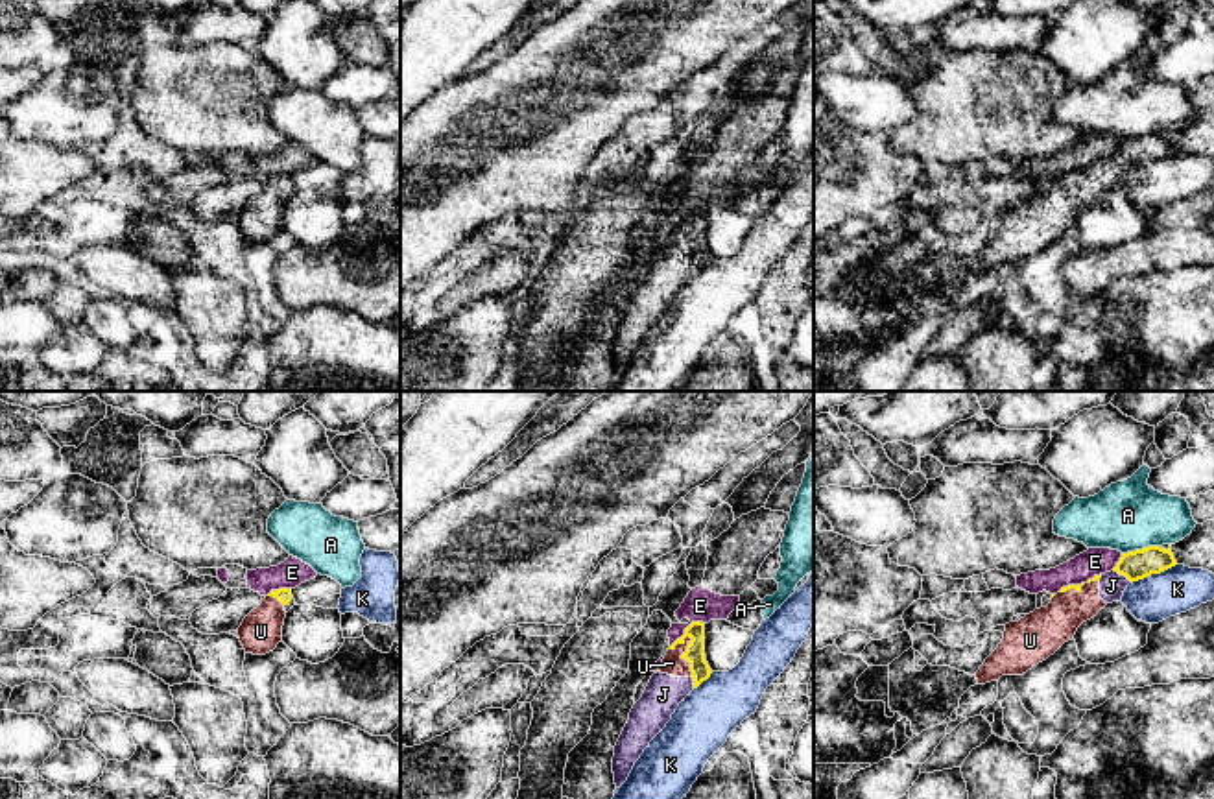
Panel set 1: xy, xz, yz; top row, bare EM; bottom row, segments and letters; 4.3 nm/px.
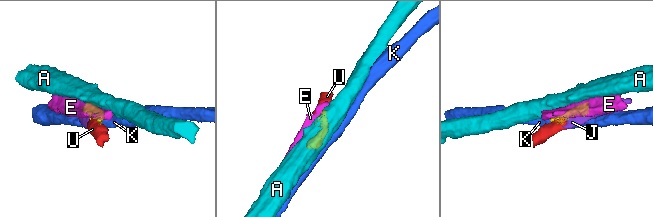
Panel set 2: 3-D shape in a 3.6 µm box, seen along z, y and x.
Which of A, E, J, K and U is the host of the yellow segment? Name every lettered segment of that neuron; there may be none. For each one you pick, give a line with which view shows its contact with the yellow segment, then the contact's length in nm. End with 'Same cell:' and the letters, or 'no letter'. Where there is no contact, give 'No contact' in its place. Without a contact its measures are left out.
J: Touches yellow in yz. Shared border 110 nm
U: Touches yellow in xz. Shared border 190 nm
Same cell: J, U

